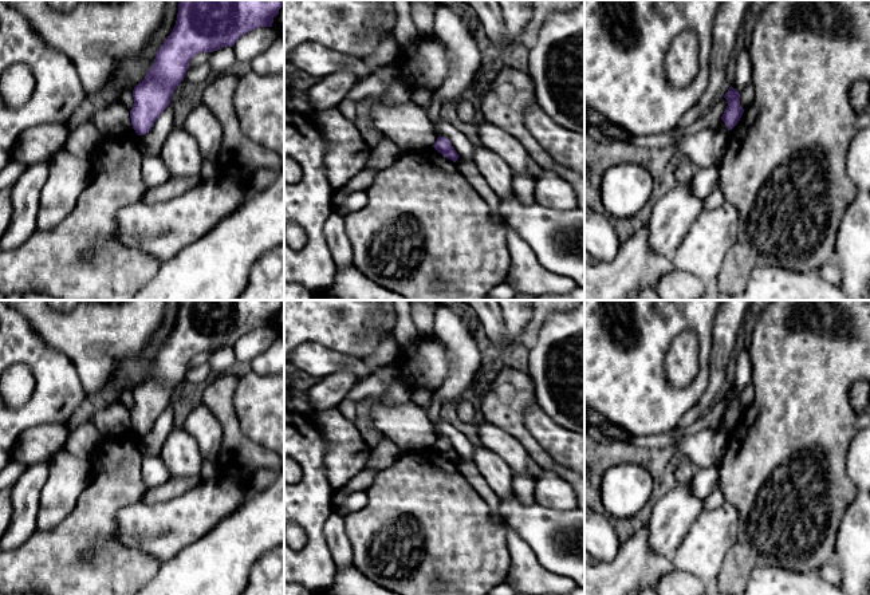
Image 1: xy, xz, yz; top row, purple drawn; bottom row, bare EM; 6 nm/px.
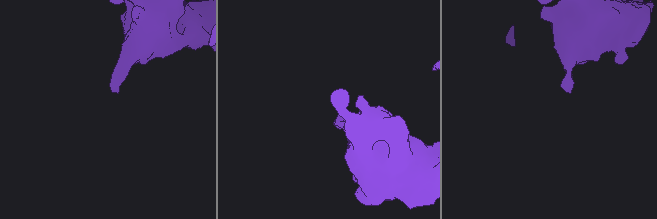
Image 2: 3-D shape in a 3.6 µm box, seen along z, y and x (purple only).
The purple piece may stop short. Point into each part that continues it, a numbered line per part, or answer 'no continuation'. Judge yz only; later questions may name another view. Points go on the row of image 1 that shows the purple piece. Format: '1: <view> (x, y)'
no continuation

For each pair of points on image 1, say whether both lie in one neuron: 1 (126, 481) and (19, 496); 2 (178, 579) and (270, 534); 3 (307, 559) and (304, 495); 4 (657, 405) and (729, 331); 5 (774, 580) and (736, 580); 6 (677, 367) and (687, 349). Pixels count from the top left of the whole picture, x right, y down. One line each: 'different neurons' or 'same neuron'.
1: different neurons
2: same neuron
3: same neuron
4: different neurons
5: different neurons
6: same neuron

